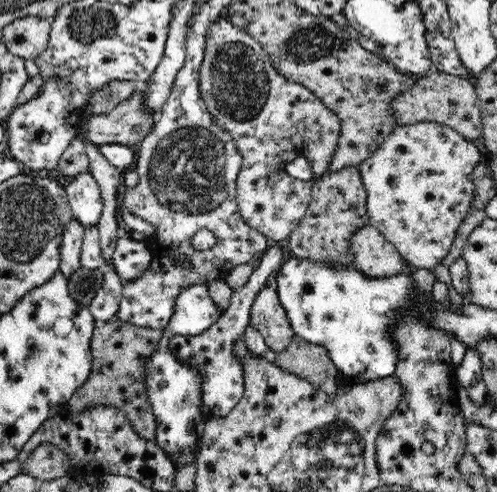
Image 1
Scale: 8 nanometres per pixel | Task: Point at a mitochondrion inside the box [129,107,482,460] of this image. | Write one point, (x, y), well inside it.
(190, 169)

